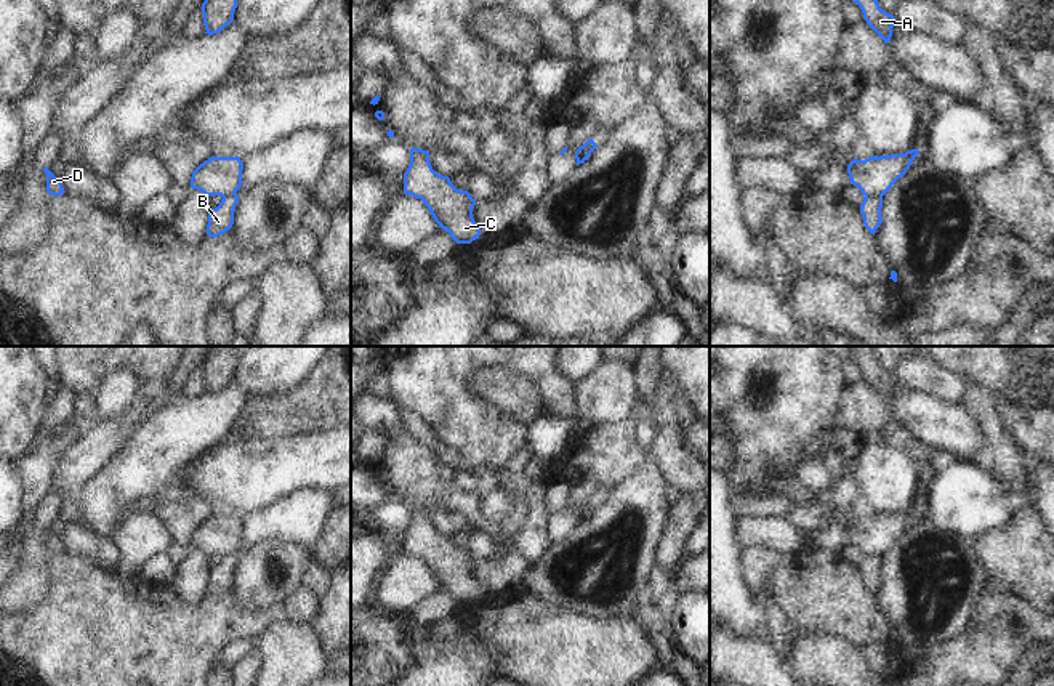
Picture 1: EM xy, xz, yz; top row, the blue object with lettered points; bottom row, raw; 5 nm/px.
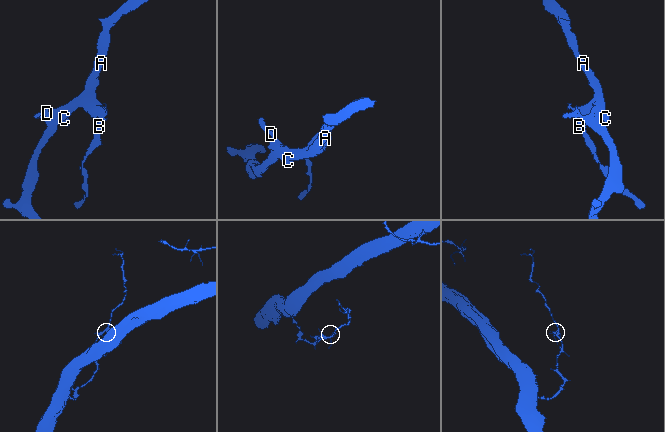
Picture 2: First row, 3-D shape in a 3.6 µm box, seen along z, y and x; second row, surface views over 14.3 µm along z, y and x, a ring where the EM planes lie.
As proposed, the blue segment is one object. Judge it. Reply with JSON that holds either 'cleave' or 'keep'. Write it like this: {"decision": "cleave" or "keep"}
{"decision": "cleave"}

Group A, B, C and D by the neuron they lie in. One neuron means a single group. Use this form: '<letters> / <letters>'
A C D / B

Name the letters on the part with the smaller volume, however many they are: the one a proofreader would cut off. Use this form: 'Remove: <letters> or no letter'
Remove: B

